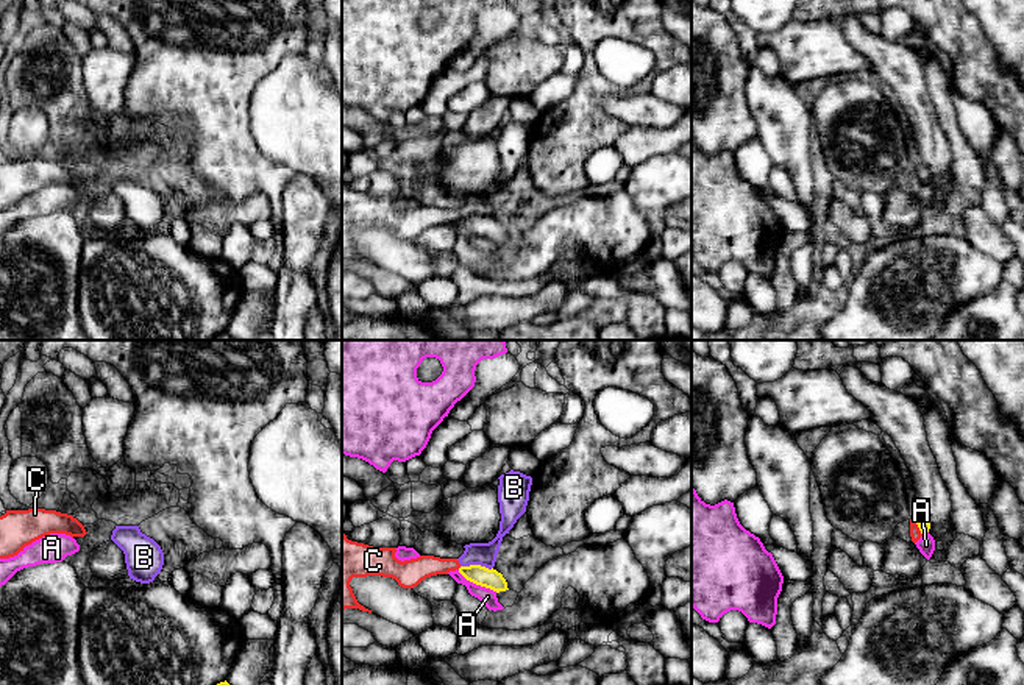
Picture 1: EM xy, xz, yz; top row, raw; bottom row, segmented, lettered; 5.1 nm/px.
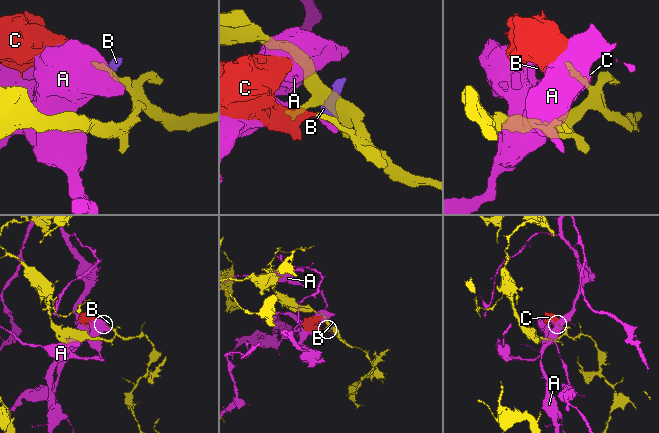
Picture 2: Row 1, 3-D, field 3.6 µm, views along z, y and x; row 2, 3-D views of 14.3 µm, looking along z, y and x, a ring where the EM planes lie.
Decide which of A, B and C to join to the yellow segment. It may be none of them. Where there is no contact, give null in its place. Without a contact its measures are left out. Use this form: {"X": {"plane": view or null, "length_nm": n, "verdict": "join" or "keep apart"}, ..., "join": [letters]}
{"A": {"plane": "xz", "length_nm": 240, "verdict": "keep apart"}, "B": {"plane": "xz", "length_nm": 170, "verdict": "keep apart"}, "C": {"plane": "yz", "length_nm": 100, "verdict": "keep apart"}, "join": []}

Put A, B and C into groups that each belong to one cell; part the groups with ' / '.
A / B C

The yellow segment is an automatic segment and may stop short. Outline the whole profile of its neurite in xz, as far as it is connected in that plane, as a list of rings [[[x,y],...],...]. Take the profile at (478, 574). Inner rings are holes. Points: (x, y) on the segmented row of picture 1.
[[[470,565],[470,566],[460,566],[459,573],[470,582],[490,588],[496,593],[500,591],[506,591],[507,588],[507,582],[503,577],[501,573],[498,573],[496,570],[489,570],[485,566],[481,565]]]

